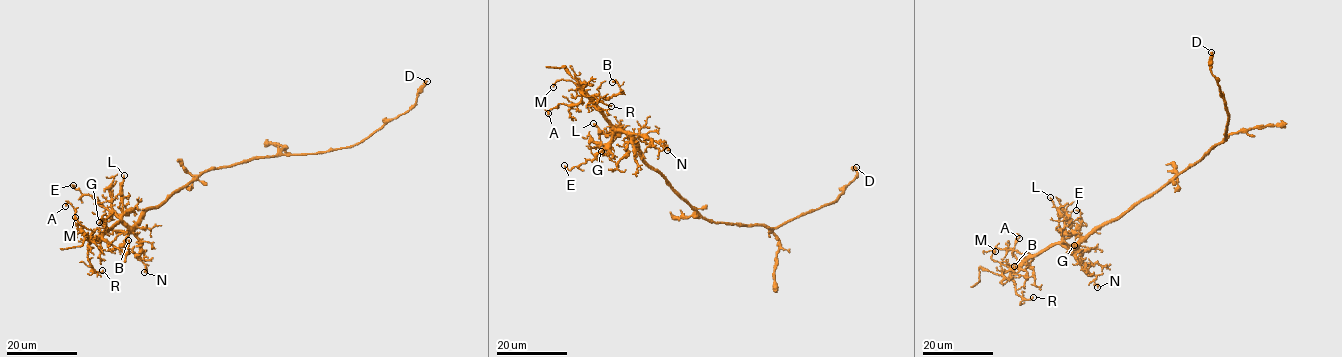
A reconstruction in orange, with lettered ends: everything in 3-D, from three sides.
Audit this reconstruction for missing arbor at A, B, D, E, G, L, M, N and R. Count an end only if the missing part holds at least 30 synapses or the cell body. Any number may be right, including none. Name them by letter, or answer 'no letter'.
no letter

